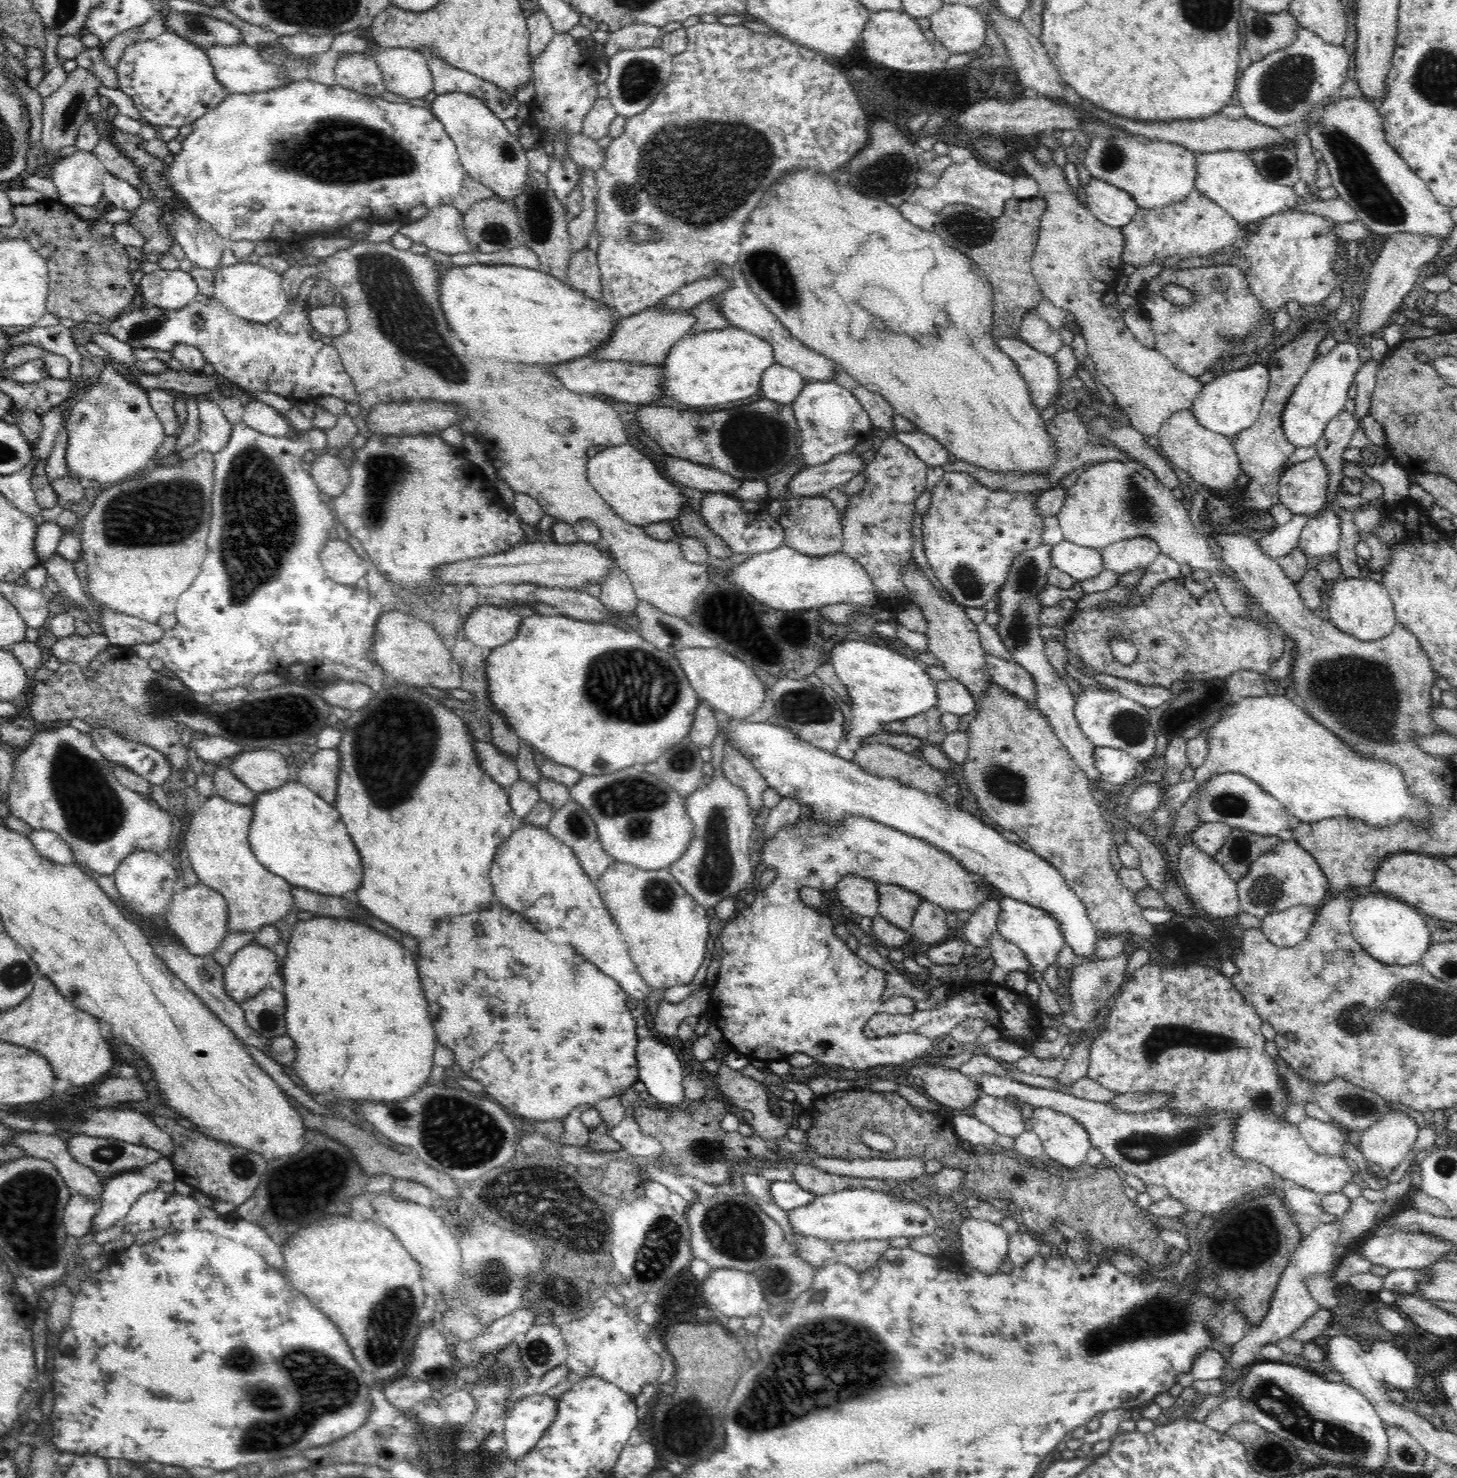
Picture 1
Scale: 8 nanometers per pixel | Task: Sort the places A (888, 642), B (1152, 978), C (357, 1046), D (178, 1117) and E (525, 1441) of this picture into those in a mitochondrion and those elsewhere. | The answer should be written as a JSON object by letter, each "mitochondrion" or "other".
{"A":"other","B":"other","C":"other","D":"other","E":"other"}

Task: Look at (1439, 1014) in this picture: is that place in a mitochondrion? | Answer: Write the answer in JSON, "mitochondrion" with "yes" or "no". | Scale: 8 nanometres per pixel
{"mitochondrion":"yes"}

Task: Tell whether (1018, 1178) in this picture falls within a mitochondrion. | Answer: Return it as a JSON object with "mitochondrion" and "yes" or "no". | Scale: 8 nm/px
{"mitochondrion":"no"}

